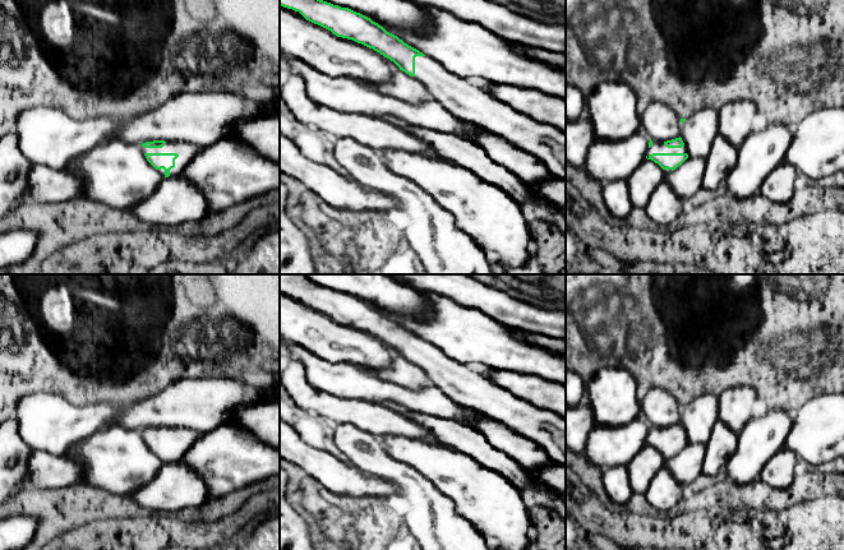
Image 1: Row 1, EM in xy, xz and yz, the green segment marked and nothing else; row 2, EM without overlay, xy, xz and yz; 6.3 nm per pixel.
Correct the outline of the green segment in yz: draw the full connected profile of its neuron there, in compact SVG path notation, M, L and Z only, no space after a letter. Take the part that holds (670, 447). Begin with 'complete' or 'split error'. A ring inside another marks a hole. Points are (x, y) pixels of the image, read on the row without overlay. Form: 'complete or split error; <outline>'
split error; M681 422L667 427L650 425L646 444L658 449L663 458L668 459L681 452L688 444L688 440Z

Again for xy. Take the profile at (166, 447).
split error; M153 426L142 430L147 447L163 463L181 461L194 447L200 434L186 427Z

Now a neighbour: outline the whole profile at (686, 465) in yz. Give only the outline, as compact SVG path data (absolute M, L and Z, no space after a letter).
M688 443L672 458L664 459L664 466L672 472L678 482L688 486L702 472L702 461L706 445Z

